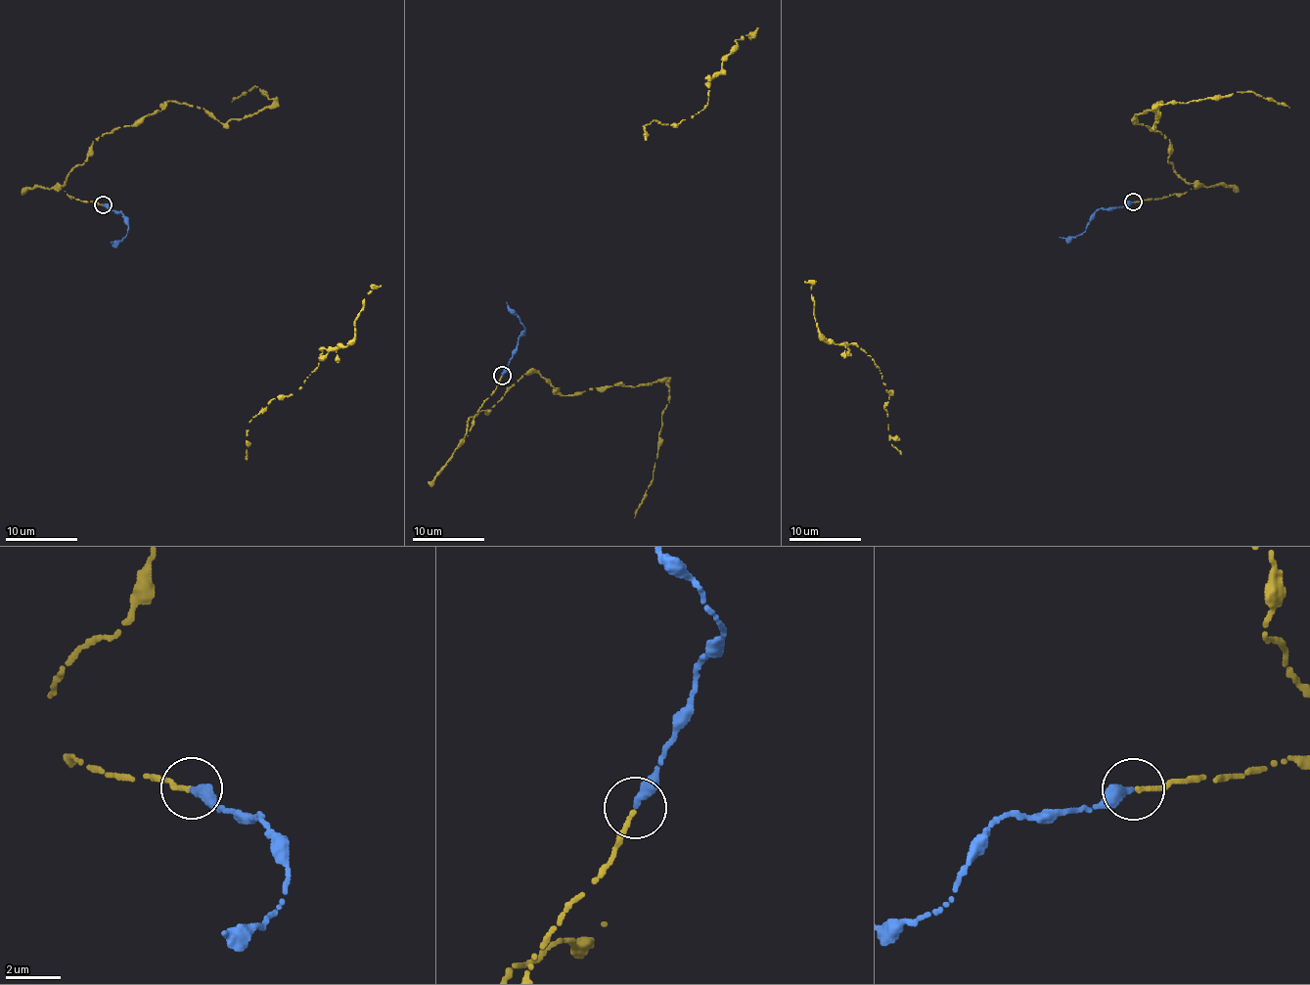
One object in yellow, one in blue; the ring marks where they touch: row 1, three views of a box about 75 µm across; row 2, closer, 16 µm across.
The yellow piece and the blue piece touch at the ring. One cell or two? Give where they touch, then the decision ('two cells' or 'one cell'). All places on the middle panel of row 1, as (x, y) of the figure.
at (502, 376); one cell

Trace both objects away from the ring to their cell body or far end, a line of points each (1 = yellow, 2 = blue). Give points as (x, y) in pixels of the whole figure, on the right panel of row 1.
1: (1133, 202), (1190, 185), (1169, 139), (1135, 116), (1252, 91), (1288, 107)
2: (1133, 202), (1126, 202), (1121, 207), (1099, 208), (1087, 228), (1075, 237), (1060, 237)

